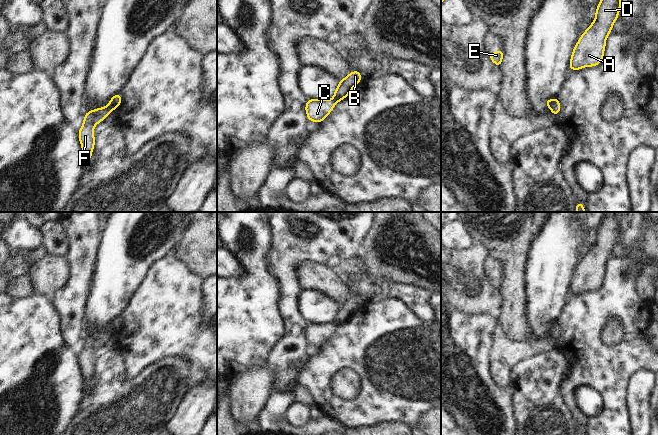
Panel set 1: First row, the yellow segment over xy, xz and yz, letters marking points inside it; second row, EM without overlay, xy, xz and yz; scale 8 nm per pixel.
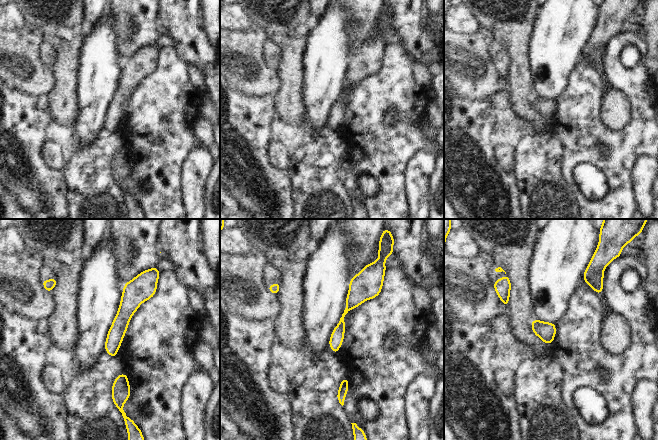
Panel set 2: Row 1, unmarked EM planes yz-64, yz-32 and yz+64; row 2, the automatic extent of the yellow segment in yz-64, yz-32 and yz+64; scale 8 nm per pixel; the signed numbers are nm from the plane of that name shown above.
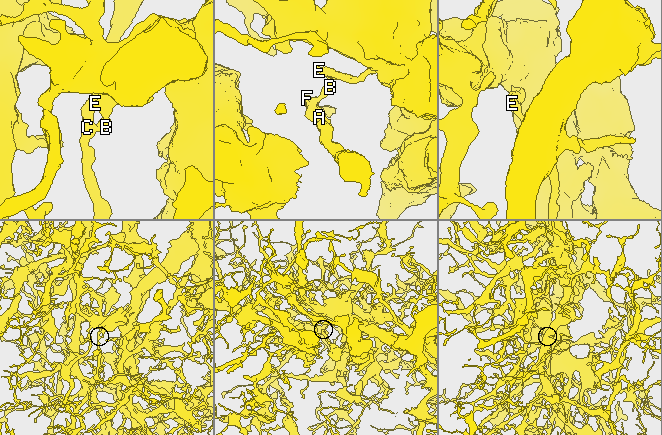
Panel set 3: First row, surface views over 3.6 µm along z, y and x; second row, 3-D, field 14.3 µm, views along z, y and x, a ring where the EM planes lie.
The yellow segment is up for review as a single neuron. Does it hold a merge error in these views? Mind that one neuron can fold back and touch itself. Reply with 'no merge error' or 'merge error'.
merge error

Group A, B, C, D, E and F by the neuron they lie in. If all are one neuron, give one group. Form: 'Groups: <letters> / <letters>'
Groups: A C D F / B E.

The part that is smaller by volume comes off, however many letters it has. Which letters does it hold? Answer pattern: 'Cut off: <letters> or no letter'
Cut off: B, E

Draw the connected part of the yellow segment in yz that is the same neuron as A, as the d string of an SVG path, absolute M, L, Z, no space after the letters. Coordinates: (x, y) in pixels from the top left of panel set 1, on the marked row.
M600 0L595 19L578 39L570 58L569 70L597 66L602 62L606 39L621 9L621 0Z

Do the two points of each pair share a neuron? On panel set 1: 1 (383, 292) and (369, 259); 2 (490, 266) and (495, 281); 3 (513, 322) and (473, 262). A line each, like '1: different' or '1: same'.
1: different
2: same
3: different

